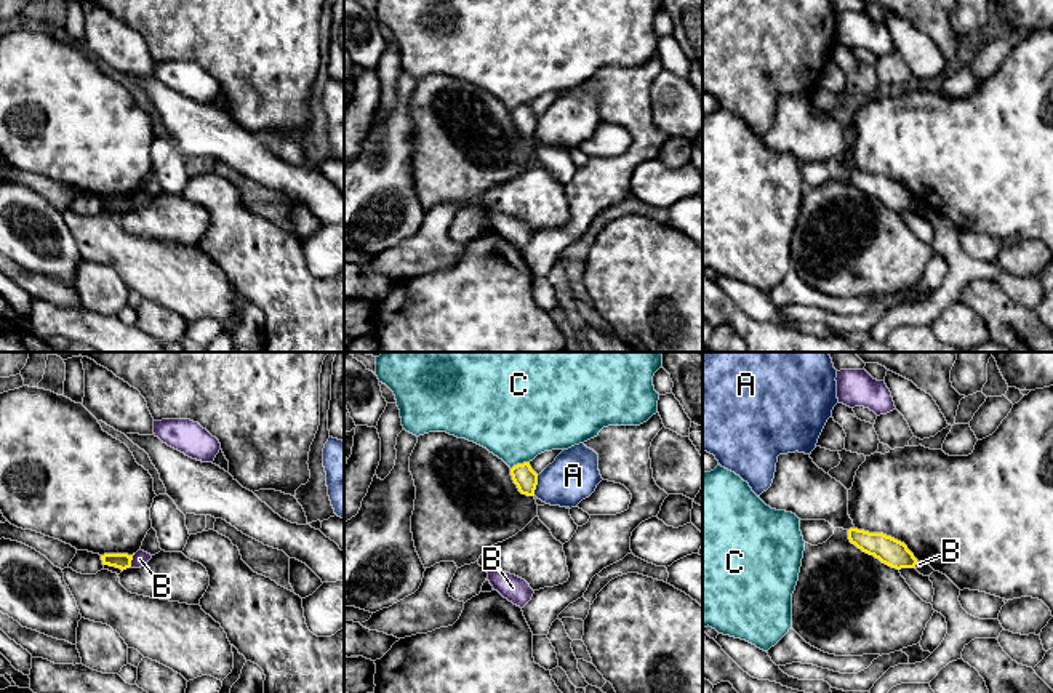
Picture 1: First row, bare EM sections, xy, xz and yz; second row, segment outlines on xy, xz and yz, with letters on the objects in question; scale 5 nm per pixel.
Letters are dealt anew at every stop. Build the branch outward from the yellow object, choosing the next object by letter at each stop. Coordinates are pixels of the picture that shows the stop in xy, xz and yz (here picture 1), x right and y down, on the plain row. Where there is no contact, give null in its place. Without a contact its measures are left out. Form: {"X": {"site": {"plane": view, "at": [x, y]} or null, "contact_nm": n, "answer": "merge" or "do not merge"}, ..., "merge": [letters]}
{"A": {"site": {"plane": "xz", "at": [536, 125]}, "contact_nm": 110, "answer": "do not merge"}, "B": {"site": {"plane": "xy", "at": [132, 200]}, "contact_nm": 80, "answer": "do not merge"}, "C": {"site": {"plane": "xz", "at": [519, 106]}, "contact_nm": 100, "answer": "do not merge"}, "merge": []}

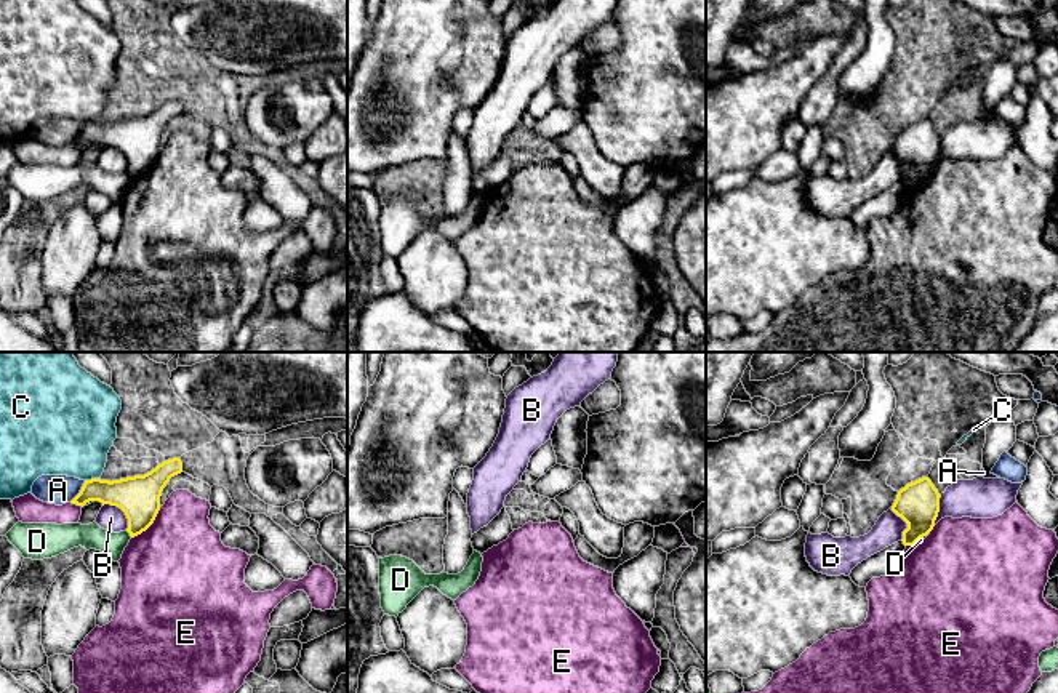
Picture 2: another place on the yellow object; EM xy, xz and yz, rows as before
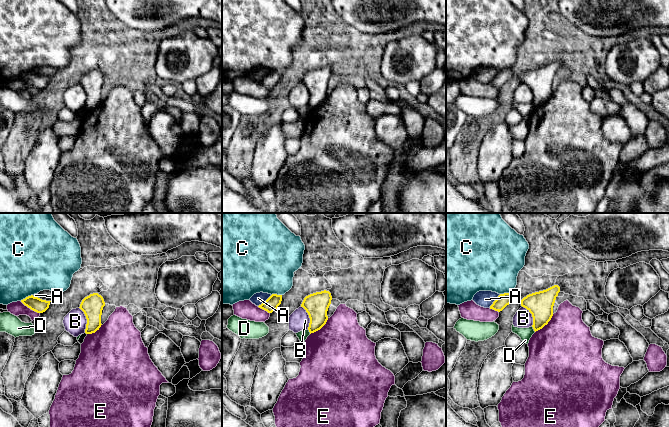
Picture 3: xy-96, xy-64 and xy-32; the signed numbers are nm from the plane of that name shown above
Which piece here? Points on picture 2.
{"A": {"site": {"plane": "xy", "at": [80, 133]}, "contact_nm": 140, "answer": "do not merge"}, "B": {"site": {"plane": "xy", "at": [122, 151]}, "contact_nm": 180, "answer": "do not merge"}, "C": {"site": {"plane": "xy", "at": [92, 120]}, "contact_nm": 70, "answer": "do not merge"}, "D": {"site": {"plane": "xy", "at": [128, 173]}, "contact_nm": 50, "answer": "do not merge"}, "E": {"site": {"plane": "xy", "at": [149, 167]}, "contact_nm": 220, "answer": "do not merge"}, "merge": []}

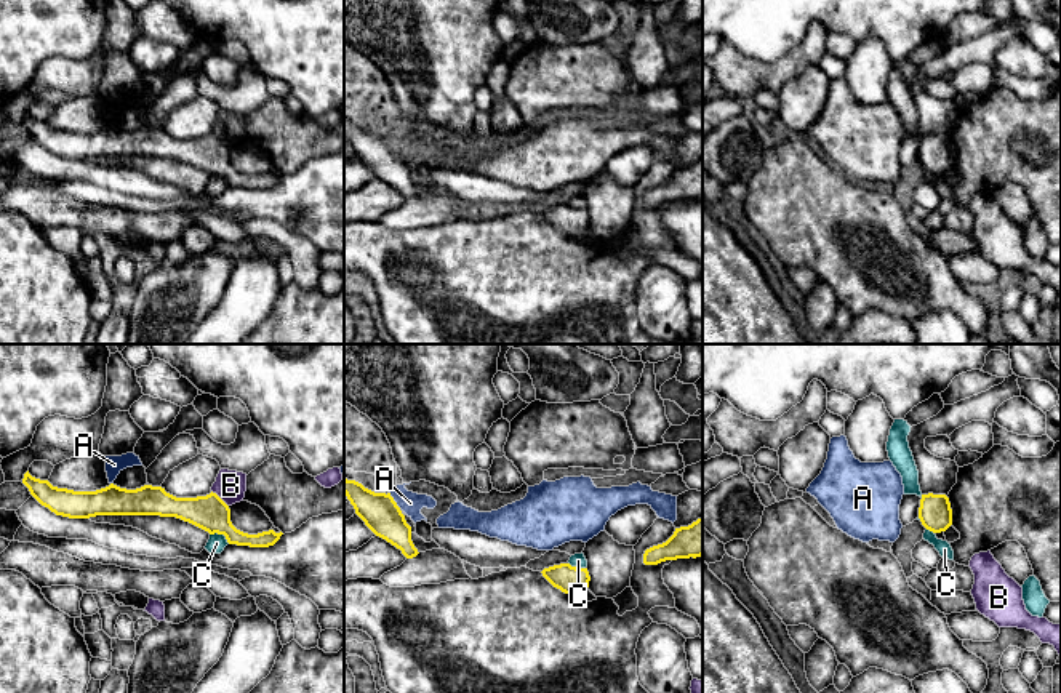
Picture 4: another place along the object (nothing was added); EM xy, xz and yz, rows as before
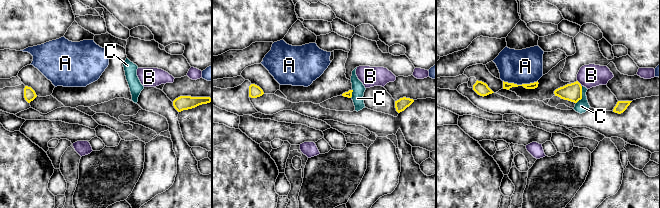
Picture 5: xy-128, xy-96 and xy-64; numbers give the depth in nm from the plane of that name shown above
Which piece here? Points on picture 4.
{"A": {"site": {"plane": "xz", "at": [392, 141]}, "contact_nm": 110, "answer": "merge"}, "B": {"site": {"plane": "xy", "at": [220, 140]}, "contact_nm": 120, "answer": "do not merge"}, "C": {"site": {"plane": "xy", "at": [221, 175]}, "contact_nm": 120, "answer": "do not merge"}, "merge": ["A"]}

